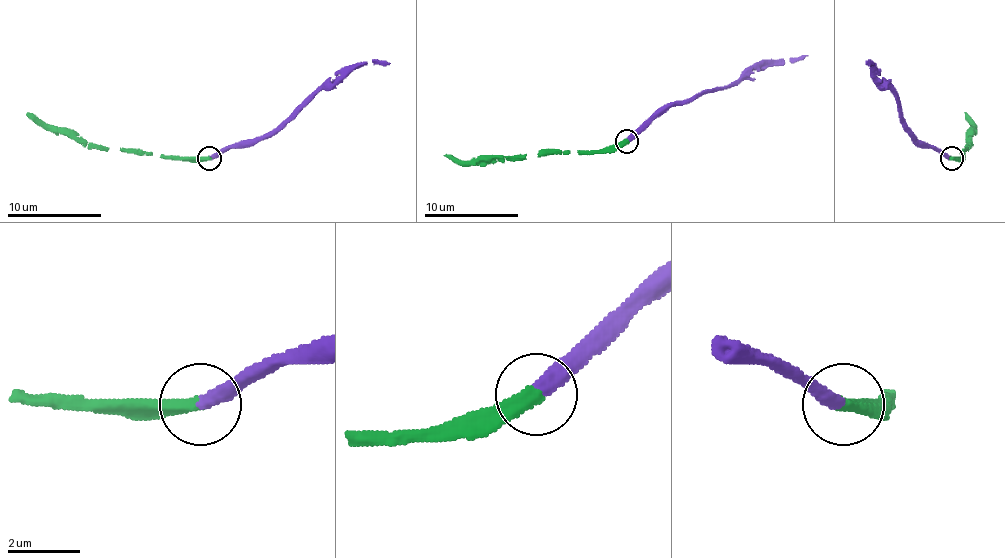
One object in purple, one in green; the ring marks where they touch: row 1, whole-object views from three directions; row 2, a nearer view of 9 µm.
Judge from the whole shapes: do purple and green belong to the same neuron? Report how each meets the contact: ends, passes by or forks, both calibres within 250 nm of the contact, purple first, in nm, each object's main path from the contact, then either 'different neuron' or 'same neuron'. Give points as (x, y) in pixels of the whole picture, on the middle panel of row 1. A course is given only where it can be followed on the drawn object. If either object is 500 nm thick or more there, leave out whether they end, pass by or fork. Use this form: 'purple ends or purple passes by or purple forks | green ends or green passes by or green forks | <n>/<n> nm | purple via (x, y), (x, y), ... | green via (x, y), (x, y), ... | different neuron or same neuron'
purple ends | green ends | 380/380 nm | purple via (626, 140), (635, 138), (673, 105), (729, 86), (753, 68), (776, 65), (783, 58), (807, 56) | green via (626, 140), (577, 152), (462, 162), (443, 155) | same neuron

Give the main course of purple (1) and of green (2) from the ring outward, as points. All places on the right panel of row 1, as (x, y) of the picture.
1: (951, 157), (916, 139), (906, 129), (897, 99), (878, 82), (876, 68), (869, 61), (866, 64)
2: (951, 157), (963, 157), (967, 146), (972, 129), (965, 113)

